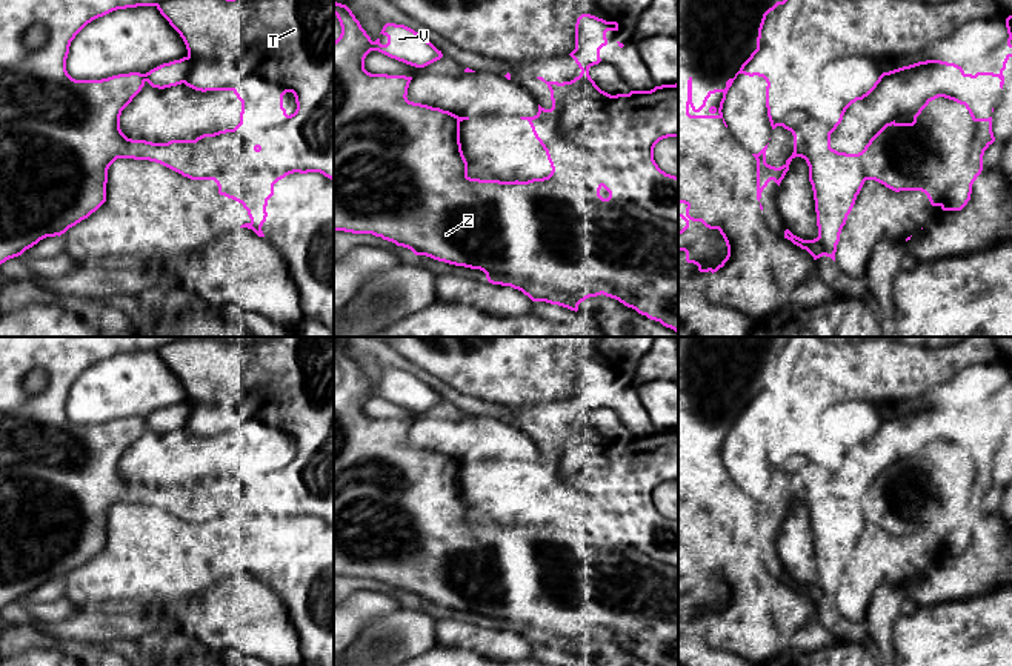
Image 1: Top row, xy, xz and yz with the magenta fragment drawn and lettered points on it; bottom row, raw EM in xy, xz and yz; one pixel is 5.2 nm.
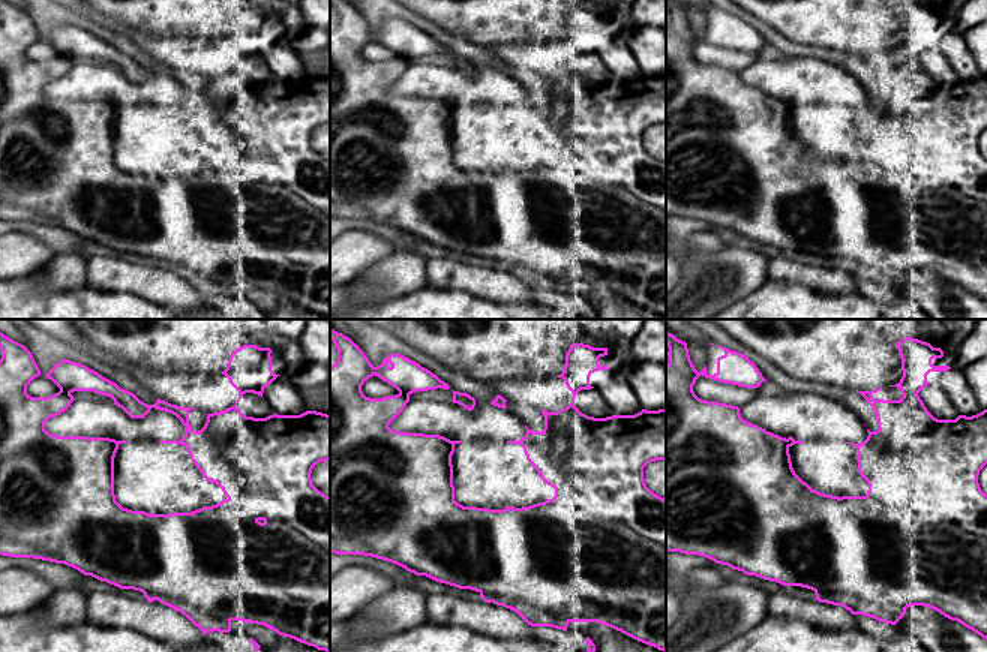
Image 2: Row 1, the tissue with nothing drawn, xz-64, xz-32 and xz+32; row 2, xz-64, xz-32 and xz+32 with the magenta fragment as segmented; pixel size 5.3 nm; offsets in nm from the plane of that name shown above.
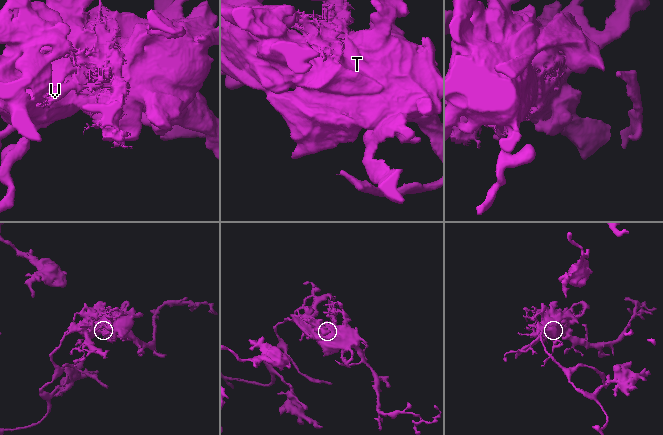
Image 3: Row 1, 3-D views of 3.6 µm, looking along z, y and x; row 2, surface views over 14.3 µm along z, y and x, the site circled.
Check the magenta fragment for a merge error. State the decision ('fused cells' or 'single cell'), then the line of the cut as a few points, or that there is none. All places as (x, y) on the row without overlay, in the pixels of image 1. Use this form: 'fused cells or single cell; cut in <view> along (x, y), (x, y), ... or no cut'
fused cells; cut in xz along (512, 526), (534, 526), (580, 556), (632, 545), (677, 568)

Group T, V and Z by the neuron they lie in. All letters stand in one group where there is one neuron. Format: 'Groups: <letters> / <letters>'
Groups: T V / Z

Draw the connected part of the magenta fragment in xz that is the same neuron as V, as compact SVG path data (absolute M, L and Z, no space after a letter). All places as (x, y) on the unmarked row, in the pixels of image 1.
M386 368L381 374L388 388L381 389L380 383L374 386L374 395L415 412L424 412L443 401L431 386L404 369Z

